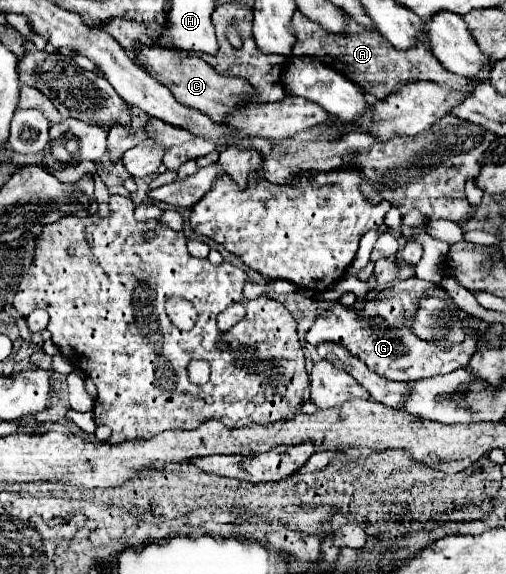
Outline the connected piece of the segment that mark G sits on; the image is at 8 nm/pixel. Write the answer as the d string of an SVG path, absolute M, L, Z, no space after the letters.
M409 277L400 282L398 295L391 299L373 299L361 303L357 301L355 307L343 307L337 303L331 311L323 313L313 323L313 327L305 335L305 341L309 345L319 345L323 341L341 343L363 363L367 363L371 371L393 381L417 381L465 367L465 363L469 363L471 355L475 353L477 335L469 335L469 339L465 339L465 343L457 347L441 349L441 347L433 347L433 343L425 343L417 339L417 335L409 331L409 319L413 319L417 311L417 299L421 297L443 297L443 293L433 283L421 281L417 277Z

